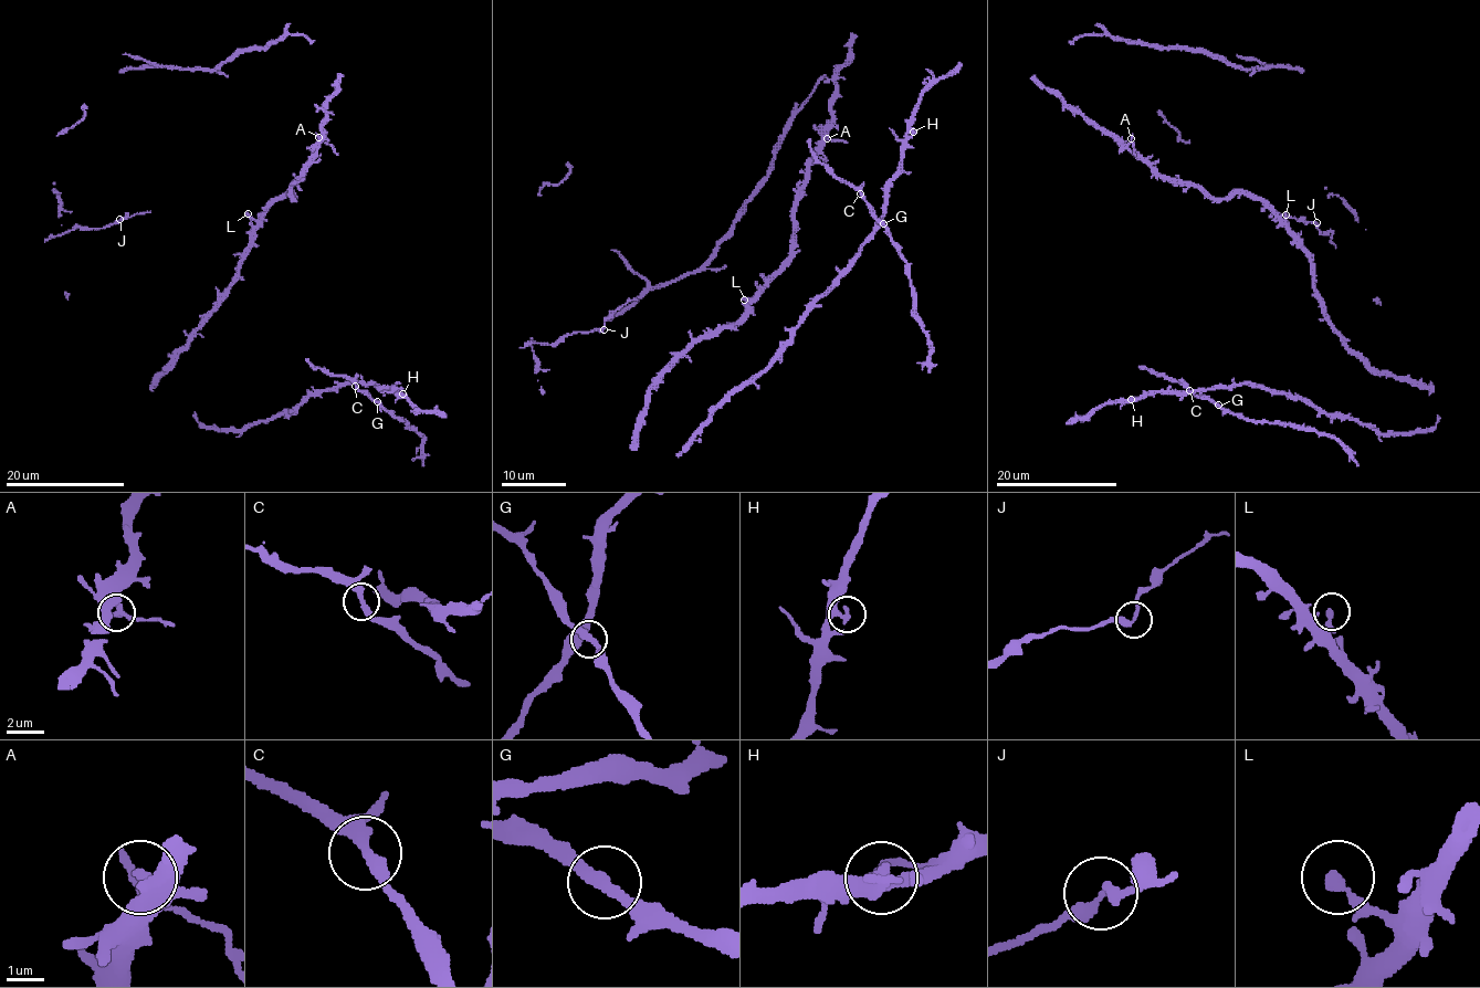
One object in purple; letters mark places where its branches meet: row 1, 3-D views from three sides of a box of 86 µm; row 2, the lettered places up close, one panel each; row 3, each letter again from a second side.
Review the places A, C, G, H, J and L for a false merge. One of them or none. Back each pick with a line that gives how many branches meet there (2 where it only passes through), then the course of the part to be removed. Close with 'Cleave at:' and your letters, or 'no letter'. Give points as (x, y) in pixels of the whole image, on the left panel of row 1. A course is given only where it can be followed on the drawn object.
Cleave at: no letter

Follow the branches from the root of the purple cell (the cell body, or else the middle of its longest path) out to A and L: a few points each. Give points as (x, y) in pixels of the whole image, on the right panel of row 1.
A: (1263, 205), (1242, 192), (1209, 198), (1197, 187), (1165, 179), (1127, 147), (1131, 138)
L: (1263, 205), (1284, 220), (1286, 214)

